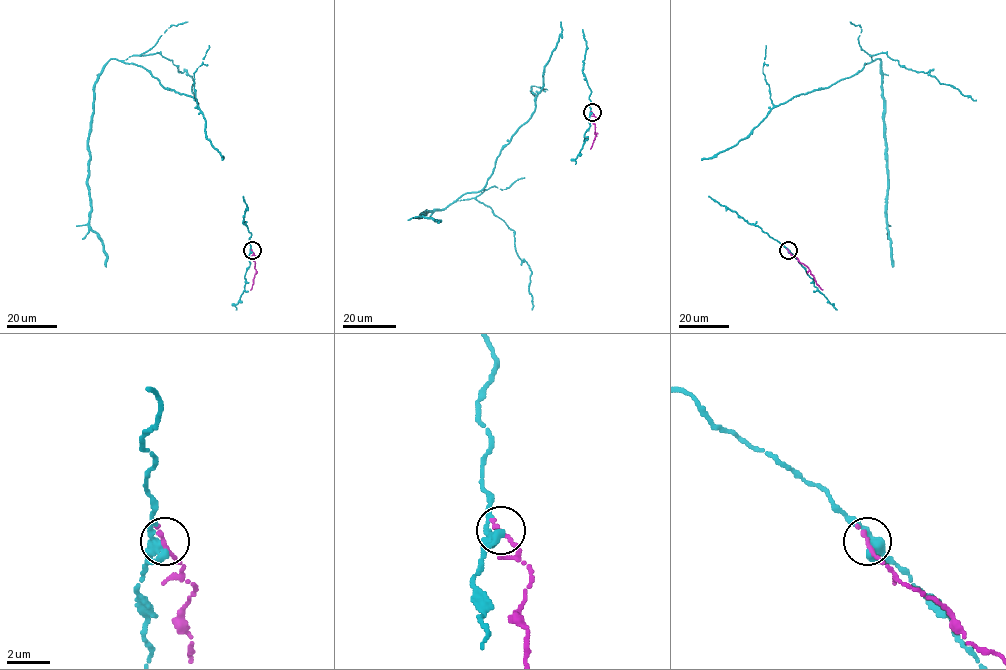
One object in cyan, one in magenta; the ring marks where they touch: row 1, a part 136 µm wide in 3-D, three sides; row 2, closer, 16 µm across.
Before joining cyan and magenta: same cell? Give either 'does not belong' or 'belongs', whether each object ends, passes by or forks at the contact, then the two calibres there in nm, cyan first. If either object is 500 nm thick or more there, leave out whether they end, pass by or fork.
belongs; cyan passes by; magenta ends there; 420 nm thick on the cyan side, 280 nm on the other

